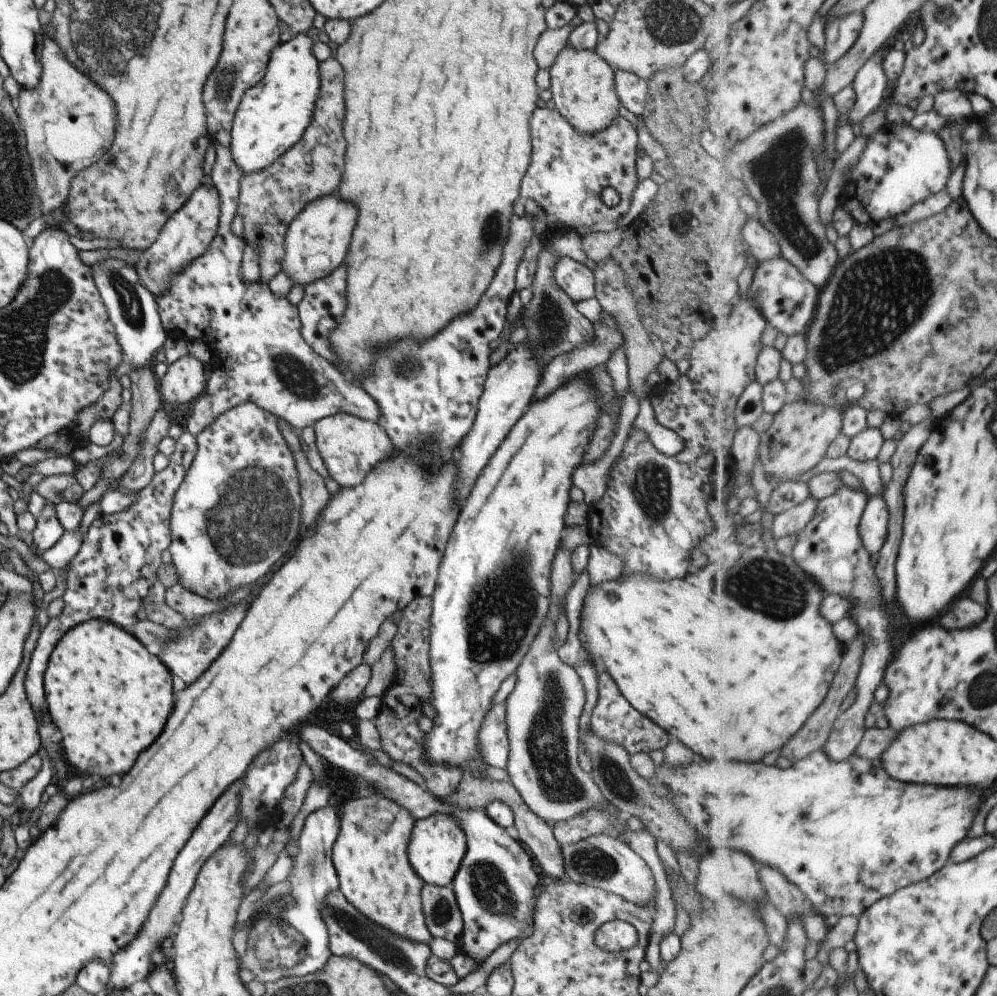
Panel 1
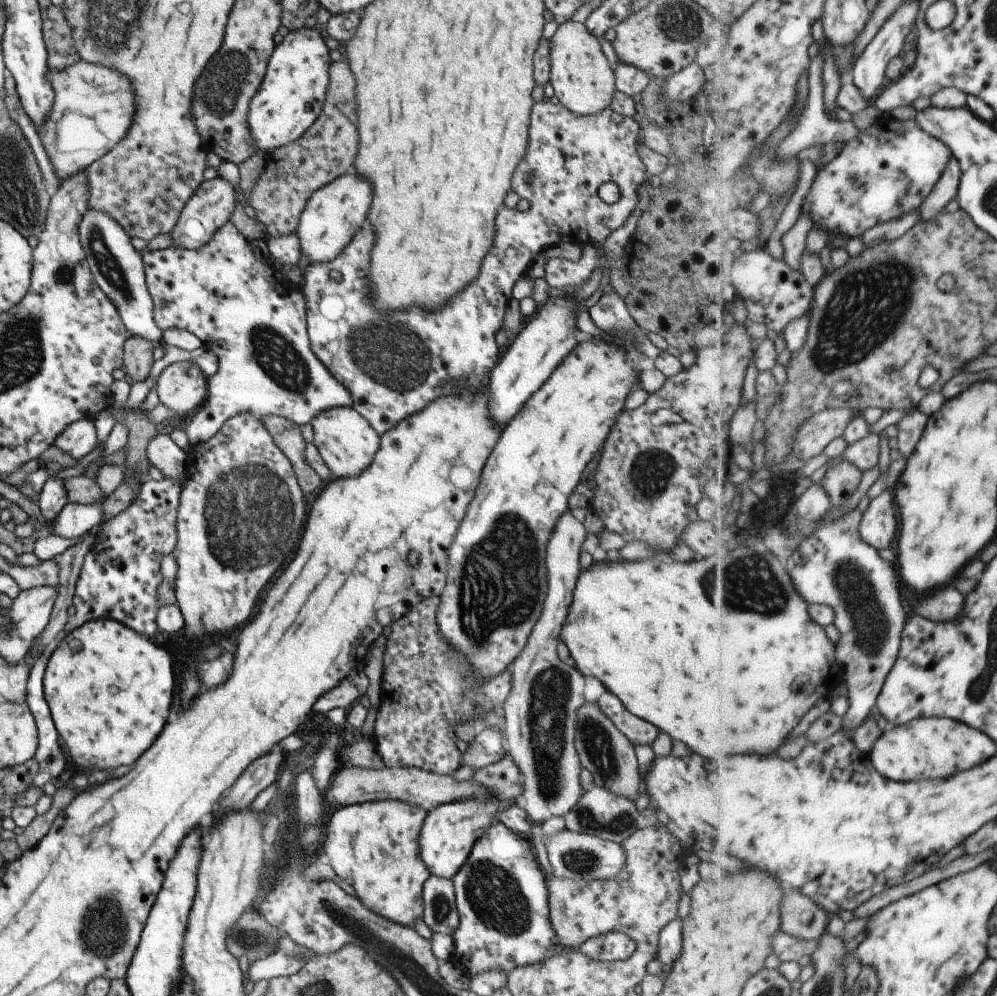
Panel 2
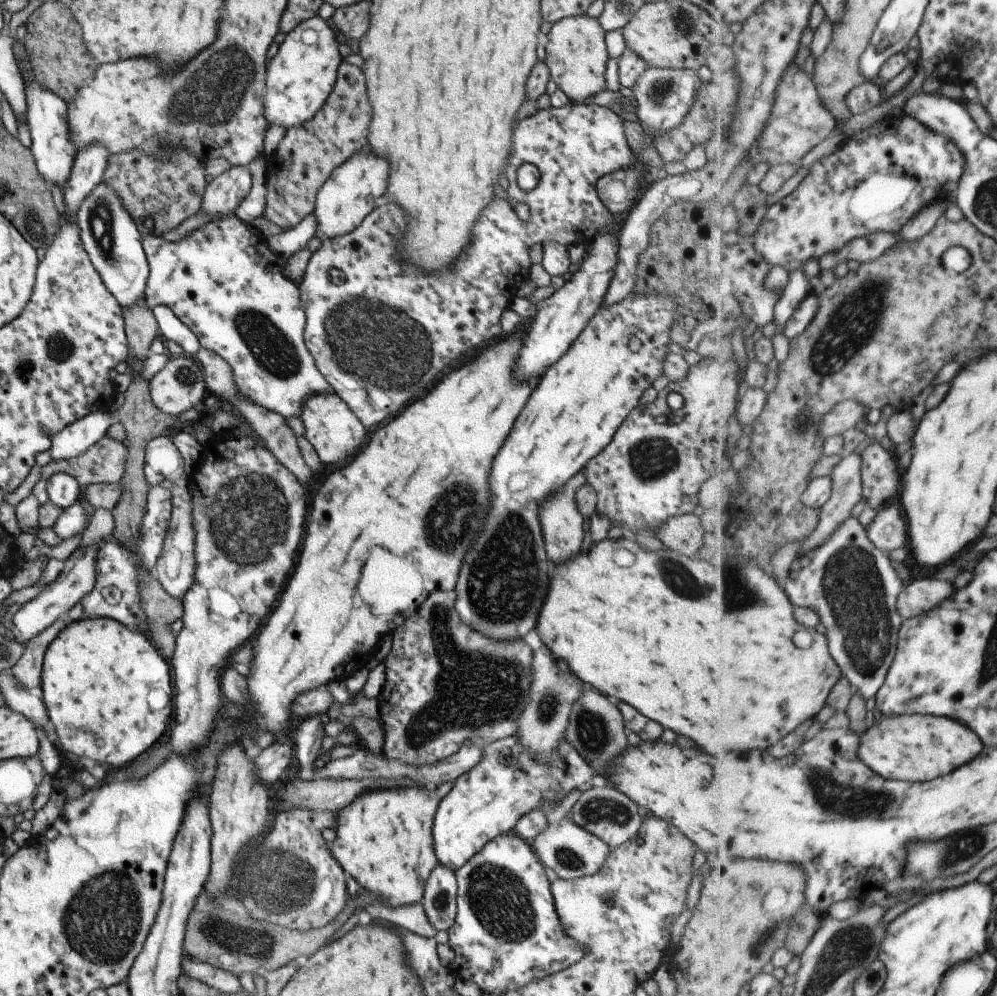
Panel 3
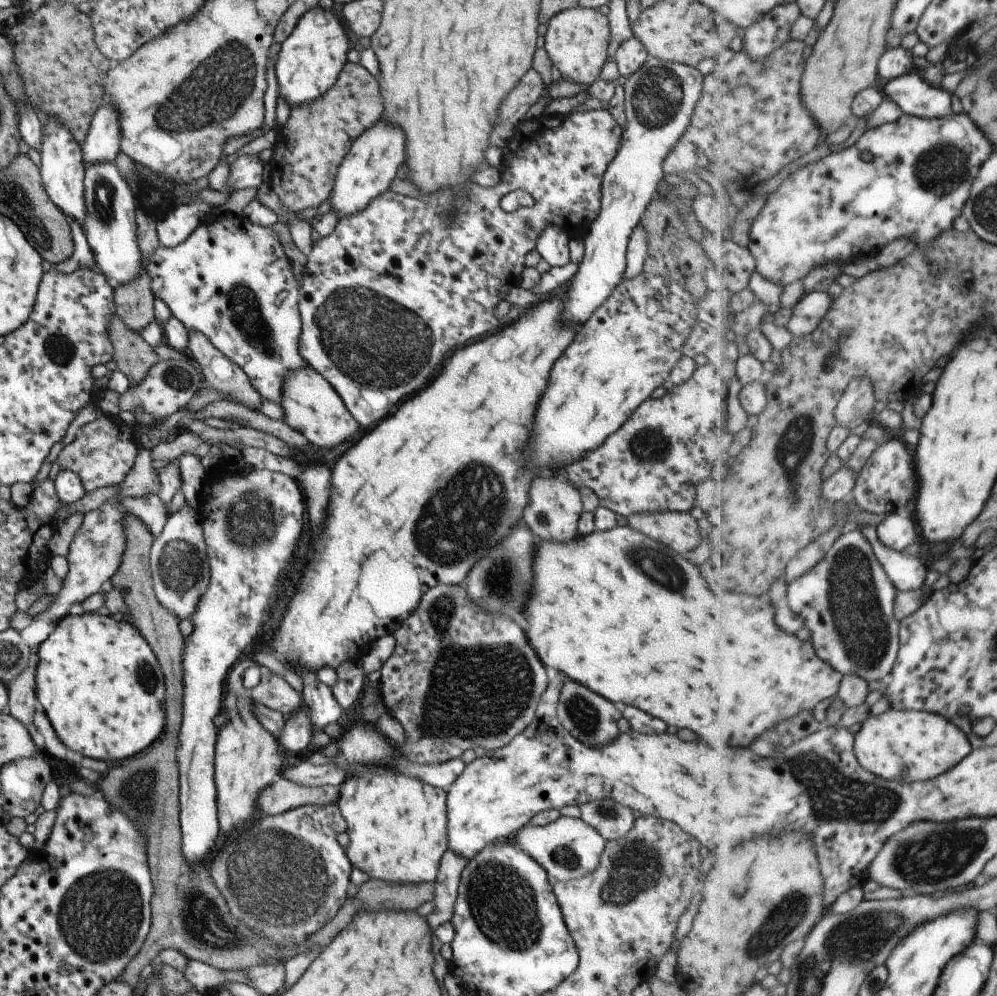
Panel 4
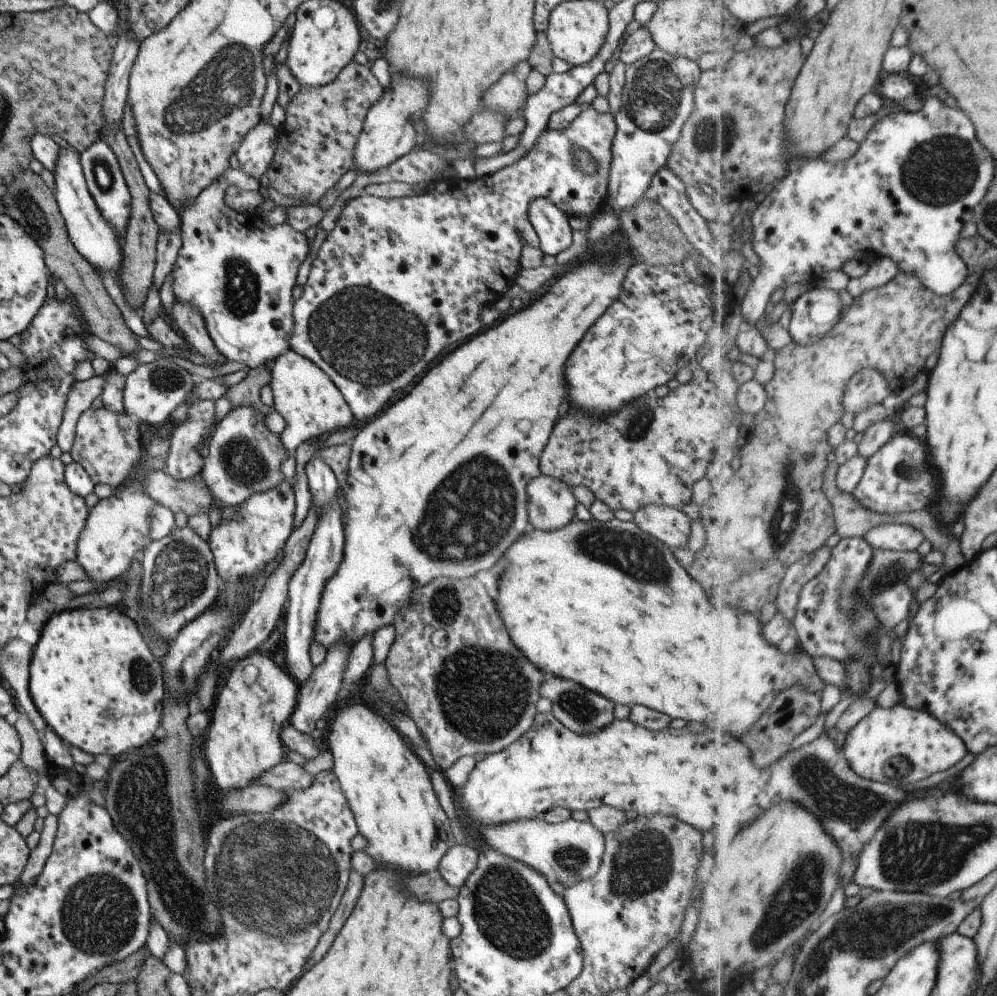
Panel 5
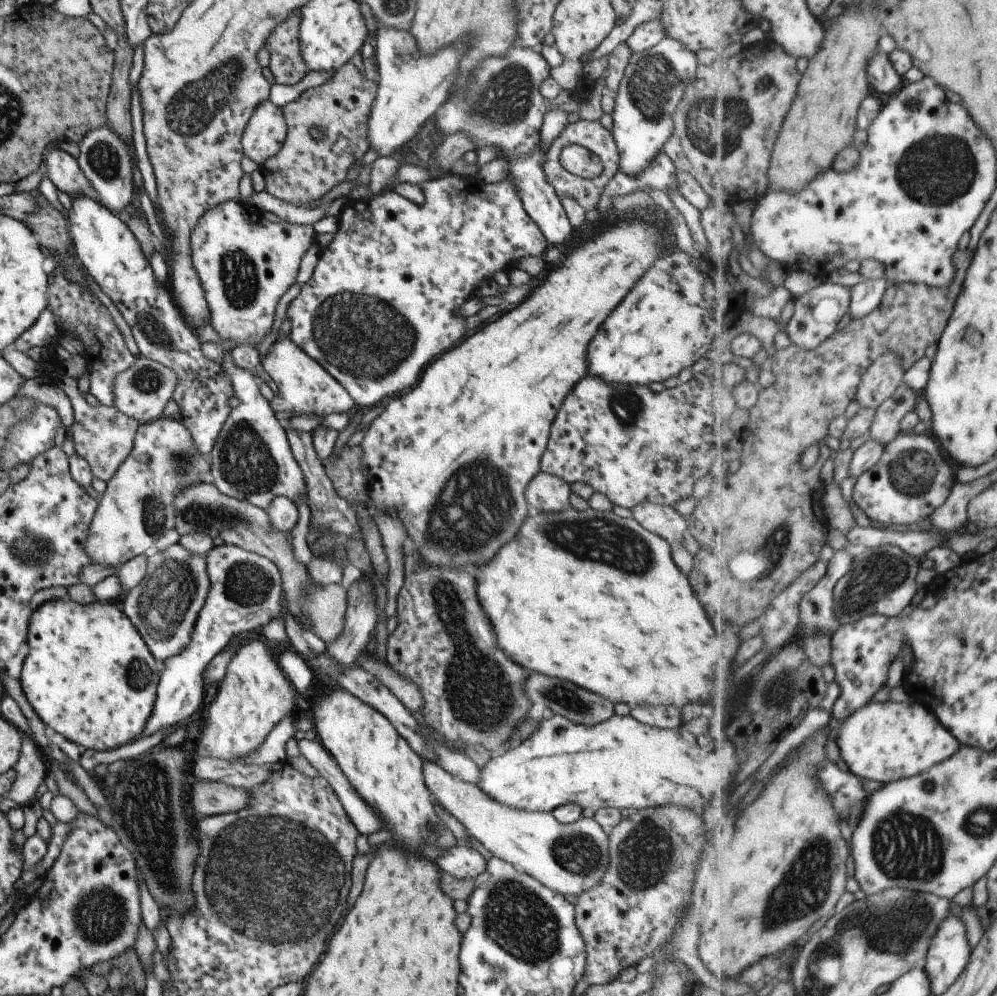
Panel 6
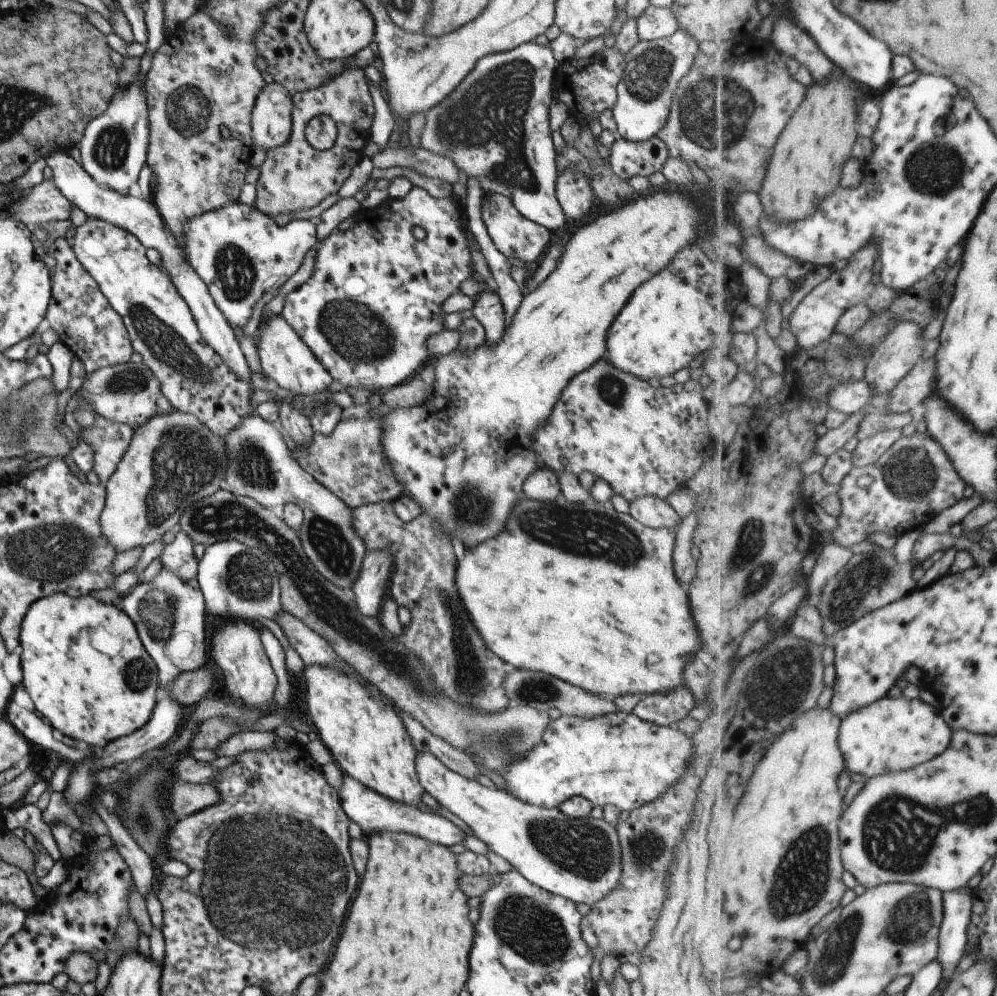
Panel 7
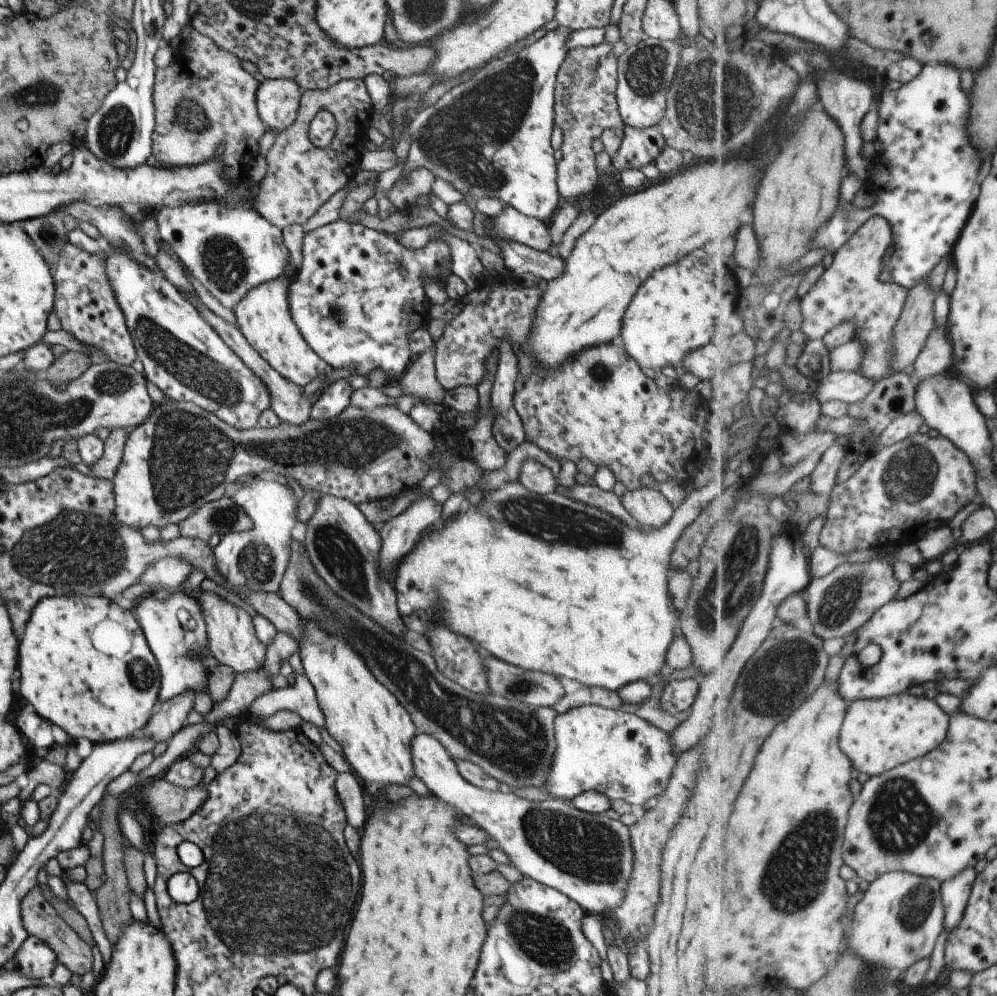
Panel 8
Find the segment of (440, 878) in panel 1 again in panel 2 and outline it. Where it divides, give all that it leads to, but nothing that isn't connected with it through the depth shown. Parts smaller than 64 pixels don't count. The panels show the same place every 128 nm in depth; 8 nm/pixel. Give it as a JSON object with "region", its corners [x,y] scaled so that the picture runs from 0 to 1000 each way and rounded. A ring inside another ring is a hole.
{"region":[[[507,754],[499,761],[499,764],[479,771],[468,783],[476,784],[482,790],[485,790],[487,798],[484,798],[483,801],[468,800],[454,805],[447,805],[427,815],[427,820],[419,839],[419,854],[424,867],[432,879],[451,883],[464,869],[468,859],[474,853],[476,844],[486,835],[486,832],[494,826],[501,825],[499,819],[508,811],[513,808],[519,809],[521,801],[524,799],[524,781],[510,754]]]}

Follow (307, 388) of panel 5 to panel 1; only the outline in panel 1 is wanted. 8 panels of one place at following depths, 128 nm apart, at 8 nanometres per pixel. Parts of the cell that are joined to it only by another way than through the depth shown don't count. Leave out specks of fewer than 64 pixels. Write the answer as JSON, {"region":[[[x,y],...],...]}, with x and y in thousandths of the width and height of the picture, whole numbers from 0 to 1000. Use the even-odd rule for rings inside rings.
{"region":[[[335,416],[313,426],[317,451],[330,476],[342,488],[354,488],[392,454],[392,444],[378,425],[356,420],[350,416]]]}

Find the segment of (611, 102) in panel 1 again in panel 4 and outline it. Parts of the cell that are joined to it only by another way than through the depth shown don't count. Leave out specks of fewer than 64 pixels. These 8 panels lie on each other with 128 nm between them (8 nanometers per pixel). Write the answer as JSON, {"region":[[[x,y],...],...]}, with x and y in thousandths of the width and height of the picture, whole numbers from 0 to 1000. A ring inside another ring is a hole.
{"region":[[[578,6],[557,13],[548,22],[546,49],[554,66],[559,68],[562,77],[591,86],[608,61],[611,25],[609,17],[599,11]]]}

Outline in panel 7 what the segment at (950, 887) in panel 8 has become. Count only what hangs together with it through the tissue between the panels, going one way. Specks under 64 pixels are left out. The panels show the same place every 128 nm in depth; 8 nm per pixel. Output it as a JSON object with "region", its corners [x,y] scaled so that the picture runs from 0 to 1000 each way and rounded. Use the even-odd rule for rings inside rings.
{"region":[[[968,891],[947,897],[947,923],[940,962],[946,969],[947,982],[958,978],[960,968],[969,958],[970,933],[977,912],[975,895]]]}

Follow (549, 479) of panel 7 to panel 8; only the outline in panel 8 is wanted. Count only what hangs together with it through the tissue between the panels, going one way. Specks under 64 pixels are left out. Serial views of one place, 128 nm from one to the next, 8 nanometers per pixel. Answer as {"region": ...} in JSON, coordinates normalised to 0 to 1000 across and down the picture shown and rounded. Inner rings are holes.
{"region":[[[527,461],[520,463],[520,483],[526,491],[535,496],[554,495],[558,492],[558,480],[549,469],[539,462]]]}

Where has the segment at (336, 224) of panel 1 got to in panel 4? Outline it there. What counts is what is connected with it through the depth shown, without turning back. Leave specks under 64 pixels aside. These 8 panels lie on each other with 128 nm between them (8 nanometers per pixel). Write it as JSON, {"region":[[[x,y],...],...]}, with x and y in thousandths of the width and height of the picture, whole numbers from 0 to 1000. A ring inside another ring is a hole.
{"region":[[[382,117],[353,141],[350,151],[340,164],[331,193],[331,211],[338,213],[339,221],[343,217],[356,215],[376,196],[388,191],[390,184],[397,178],[400,165],[406,161],[404,153],[406,153],[404,133]]]}

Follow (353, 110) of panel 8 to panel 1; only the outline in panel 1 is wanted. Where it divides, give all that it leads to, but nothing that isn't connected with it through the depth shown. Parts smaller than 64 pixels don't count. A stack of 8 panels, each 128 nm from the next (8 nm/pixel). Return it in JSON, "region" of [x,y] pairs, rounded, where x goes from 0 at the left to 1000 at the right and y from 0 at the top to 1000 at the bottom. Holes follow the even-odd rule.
{"region":[[[330,56],[318,62],[320,92],[312,121],[302,139],[272,167],[245,175],[240,181],[237,215],[244,222],[242,241],[254,248],[259,256],[260,280],[269,285],[282,270],[284,245],[289,225],[312,203],[330,197],[339,189],[344,173],[346,141],[342,135],[344,122],[344,70],[336,58]]]}

